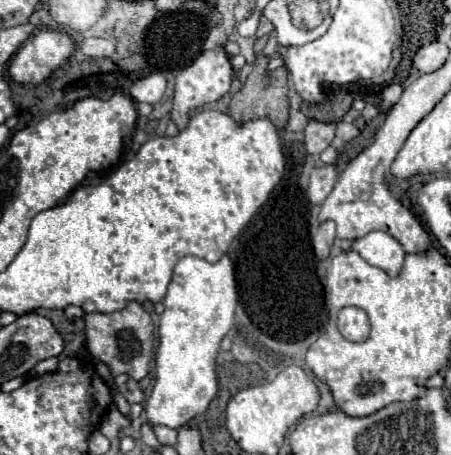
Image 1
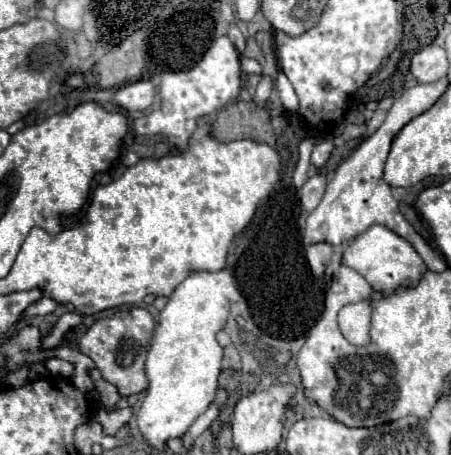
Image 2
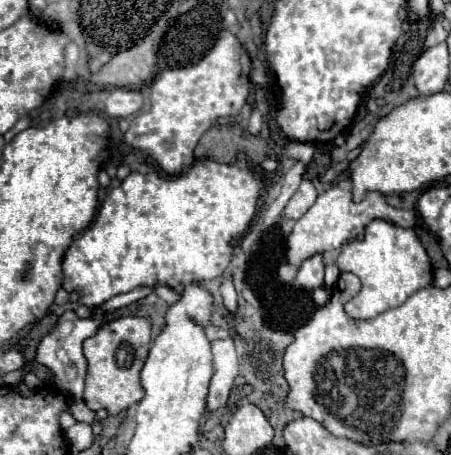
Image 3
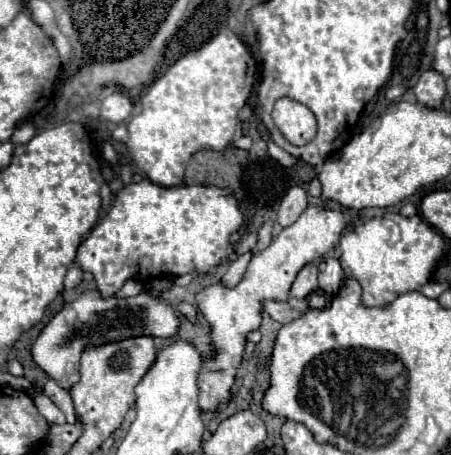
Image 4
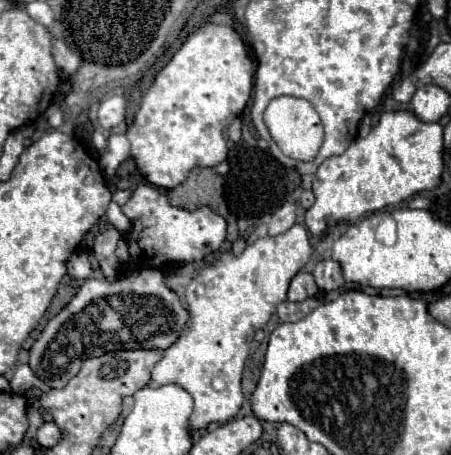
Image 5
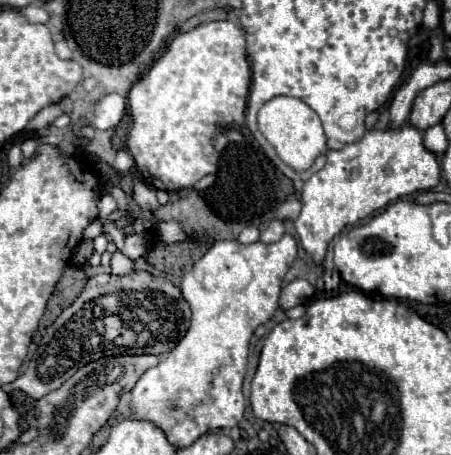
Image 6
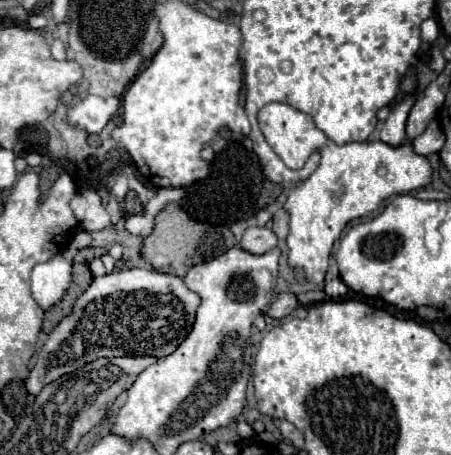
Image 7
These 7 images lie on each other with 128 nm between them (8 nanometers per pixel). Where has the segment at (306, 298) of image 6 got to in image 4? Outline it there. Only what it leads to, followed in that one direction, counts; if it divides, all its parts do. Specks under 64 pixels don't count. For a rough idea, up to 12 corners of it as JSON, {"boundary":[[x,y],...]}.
{"boundary":[[306,264],[298,272],[294,298],[308,298],[318,290],[318,268]]}

